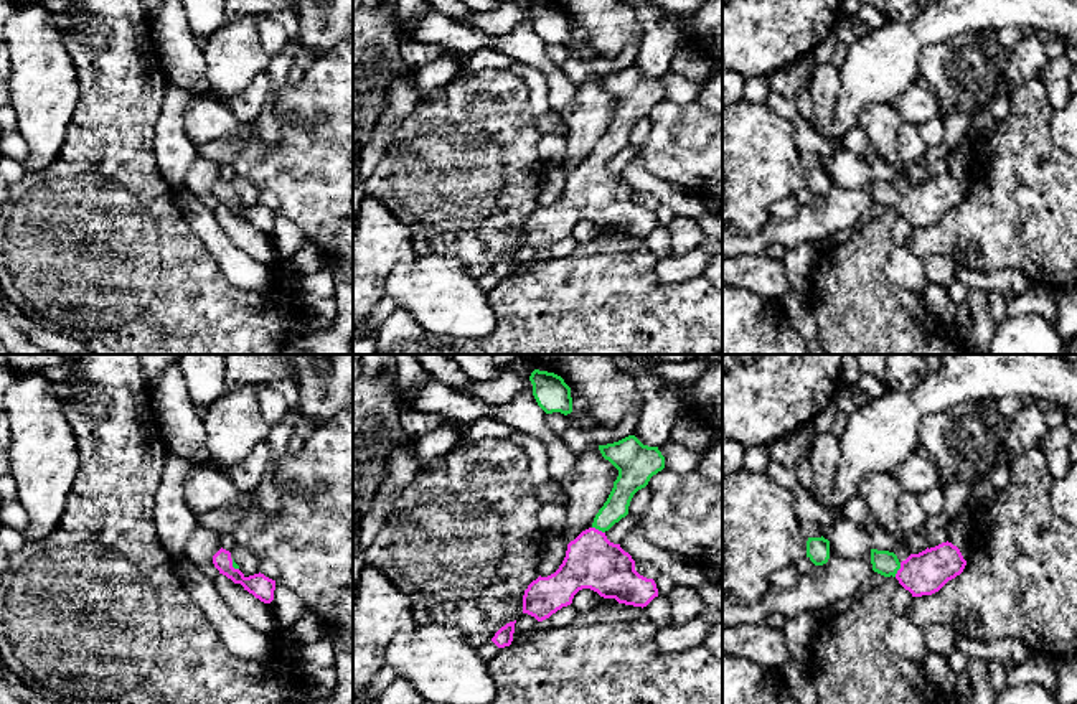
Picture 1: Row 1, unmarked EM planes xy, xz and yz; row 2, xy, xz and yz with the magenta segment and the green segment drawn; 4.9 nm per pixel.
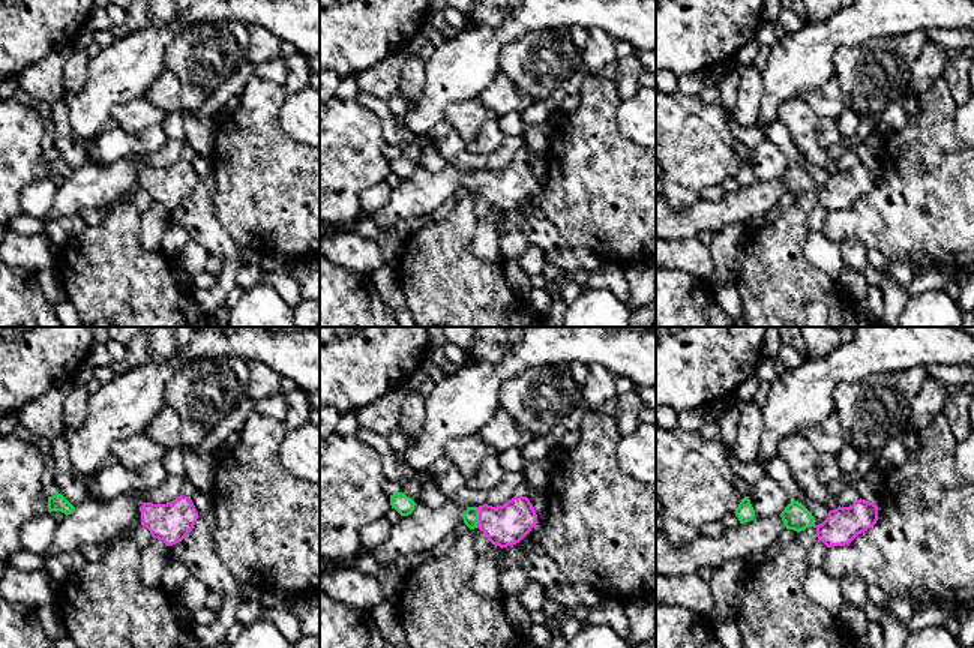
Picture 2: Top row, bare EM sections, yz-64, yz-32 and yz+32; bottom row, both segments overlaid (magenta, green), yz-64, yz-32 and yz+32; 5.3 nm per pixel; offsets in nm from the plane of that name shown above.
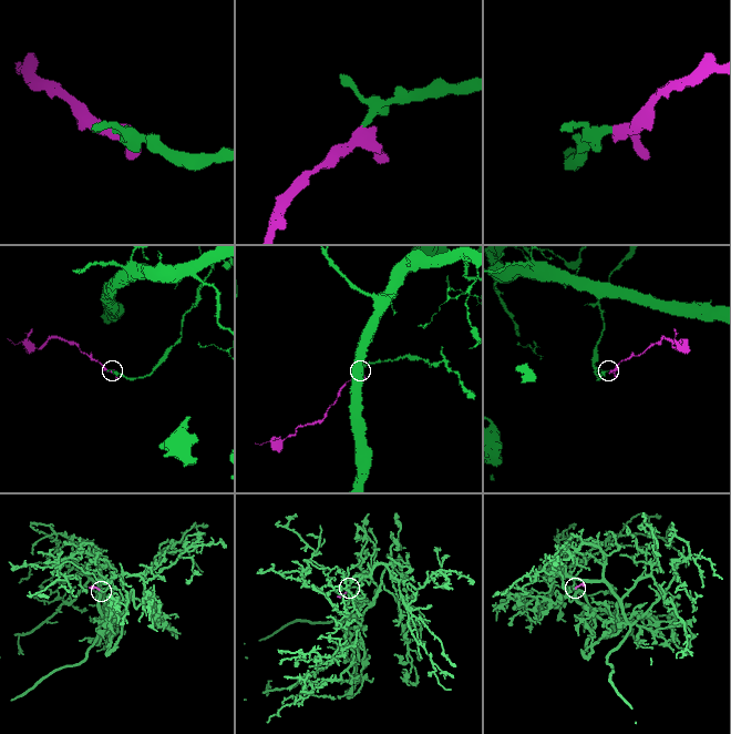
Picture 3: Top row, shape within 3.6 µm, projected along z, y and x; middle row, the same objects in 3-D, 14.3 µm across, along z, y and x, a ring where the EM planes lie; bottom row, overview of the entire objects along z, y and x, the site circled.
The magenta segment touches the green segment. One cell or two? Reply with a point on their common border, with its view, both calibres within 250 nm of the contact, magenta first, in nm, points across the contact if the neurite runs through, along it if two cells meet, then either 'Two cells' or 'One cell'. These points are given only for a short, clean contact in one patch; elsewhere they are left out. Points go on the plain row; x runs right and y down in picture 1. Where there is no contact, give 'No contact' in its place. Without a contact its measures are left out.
Touches magenta at yz (899, 200). Thickness 200 nm (magenta) against 120 nm. Path across: yz (926, 203), (899, 200), (884, 193). One cell

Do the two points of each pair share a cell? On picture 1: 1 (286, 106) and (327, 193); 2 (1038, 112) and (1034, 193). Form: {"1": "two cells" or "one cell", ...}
{"1": "one cell", "2": "one cell"}

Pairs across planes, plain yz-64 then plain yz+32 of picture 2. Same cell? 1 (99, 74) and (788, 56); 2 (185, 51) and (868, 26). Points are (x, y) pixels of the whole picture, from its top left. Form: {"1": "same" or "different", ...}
{"1": "same", "2": "different"}

